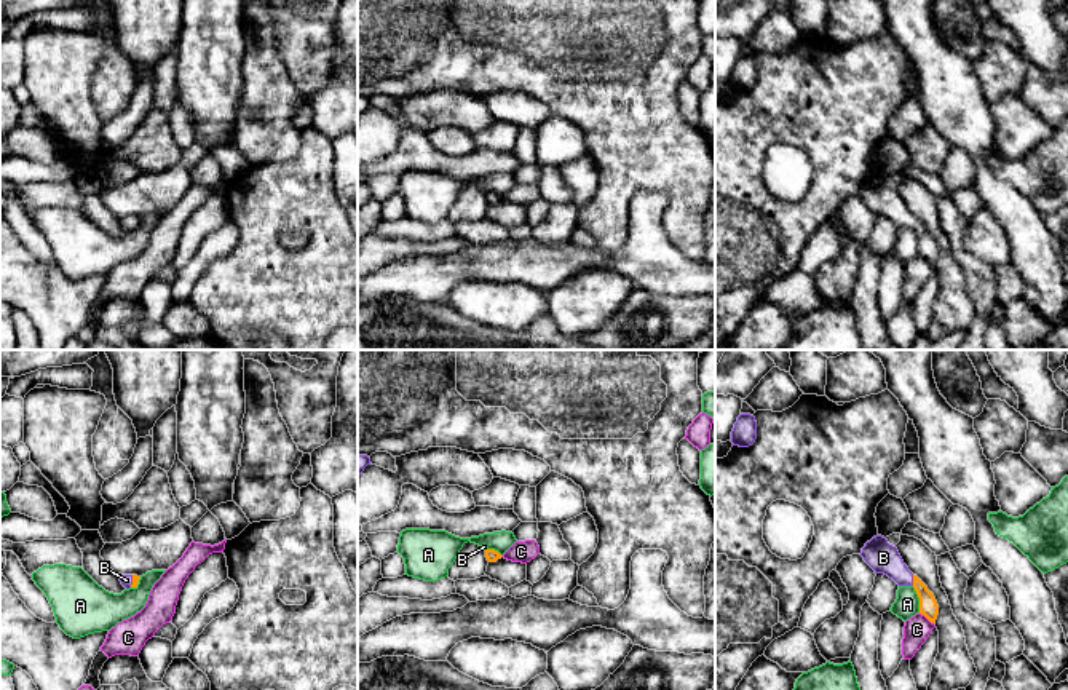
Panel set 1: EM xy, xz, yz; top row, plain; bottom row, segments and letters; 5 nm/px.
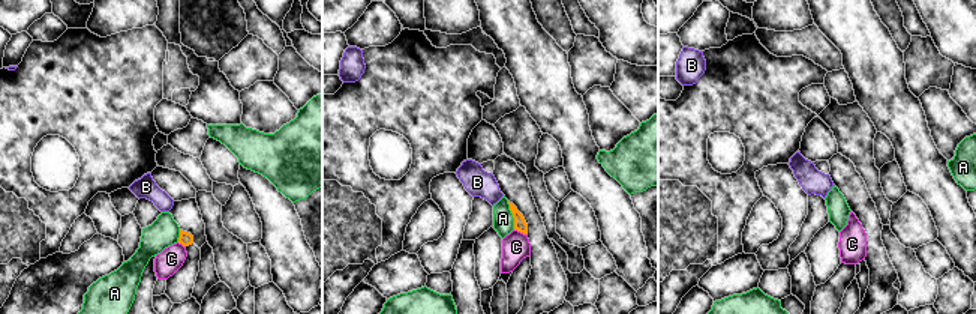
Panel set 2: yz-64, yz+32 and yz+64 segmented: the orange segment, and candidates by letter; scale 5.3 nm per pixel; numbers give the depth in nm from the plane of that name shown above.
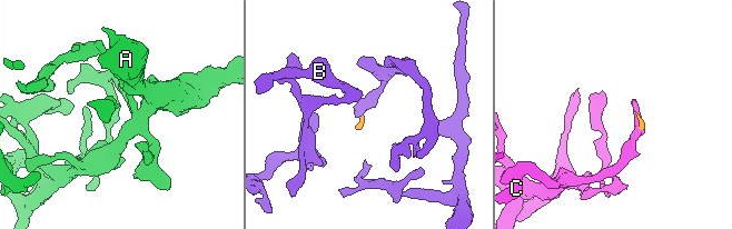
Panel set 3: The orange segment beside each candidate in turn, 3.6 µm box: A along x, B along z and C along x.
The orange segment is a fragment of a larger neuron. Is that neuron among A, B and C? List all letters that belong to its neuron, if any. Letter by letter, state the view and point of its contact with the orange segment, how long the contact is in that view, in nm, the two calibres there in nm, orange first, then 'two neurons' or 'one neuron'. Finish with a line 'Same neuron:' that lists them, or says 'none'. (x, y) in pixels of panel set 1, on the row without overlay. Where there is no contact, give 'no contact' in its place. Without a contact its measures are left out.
A: yz (920, 241) | 140 nm | 100/130 nm | two neurons
B: yz (913, 222) | 60 nm | 100/160 nm | one neuron
C: yz (928, 261) | 100 nm | 100/140 nm | two neurons
Same neuron: B

